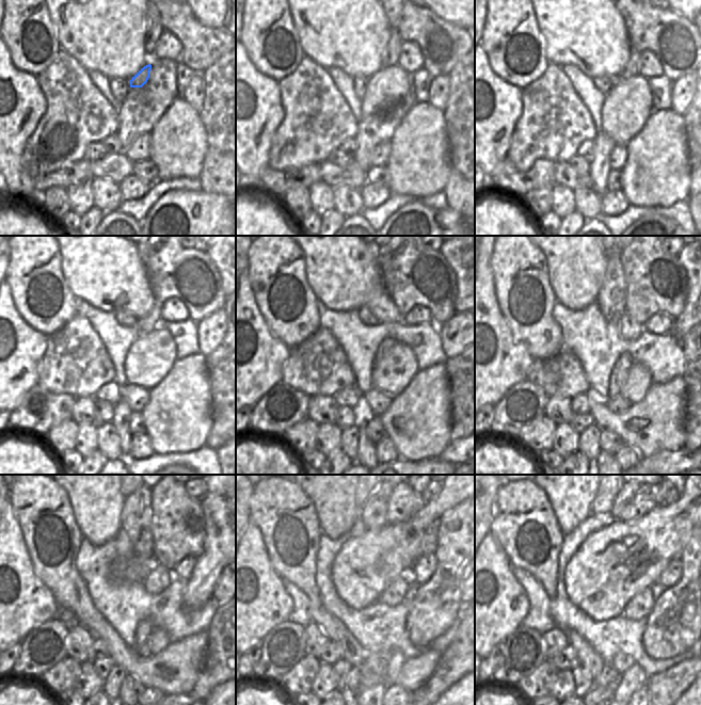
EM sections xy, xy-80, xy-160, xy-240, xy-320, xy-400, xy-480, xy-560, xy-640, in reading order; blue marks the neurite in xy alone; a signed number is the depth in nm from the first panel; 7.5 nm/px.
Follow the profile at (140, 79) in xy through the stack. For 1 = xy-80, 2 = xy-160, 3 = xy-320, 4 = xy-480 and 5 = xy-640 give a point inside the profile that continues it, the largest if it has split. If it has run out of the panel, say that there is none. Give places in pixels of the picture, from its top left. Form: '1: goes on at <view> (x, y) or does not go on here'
1: goes on at xy-80 (387, 86)
2: goes on at xy-160 (627, 106)
3: goes on at xy-320 (392, 373)
4: goes on at xy-480 (158, 640)
5: goes on at xy-640 (631, 679)

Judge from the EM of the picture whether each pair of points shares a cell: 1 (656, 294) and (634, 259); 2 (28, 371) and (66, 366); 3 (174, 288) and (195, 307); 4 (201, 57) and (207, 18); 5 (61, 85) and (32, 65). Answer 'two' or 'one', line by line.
1: one
2: two
3: one
4: two
5: two

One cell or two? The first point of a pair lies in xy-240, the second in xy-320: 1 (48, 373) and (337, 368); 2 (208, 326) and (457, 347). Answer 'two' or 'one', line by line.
1: one
2: one

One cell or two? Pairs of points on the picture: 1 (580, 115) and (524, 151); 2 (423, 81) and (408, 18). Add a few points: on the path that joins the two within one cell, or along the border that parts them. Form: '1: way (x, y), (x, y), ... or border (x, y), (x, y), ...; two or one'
1: way (567, 122), (555, 122), (538, 138); one
2: border (423, 67), (433, 78); two

